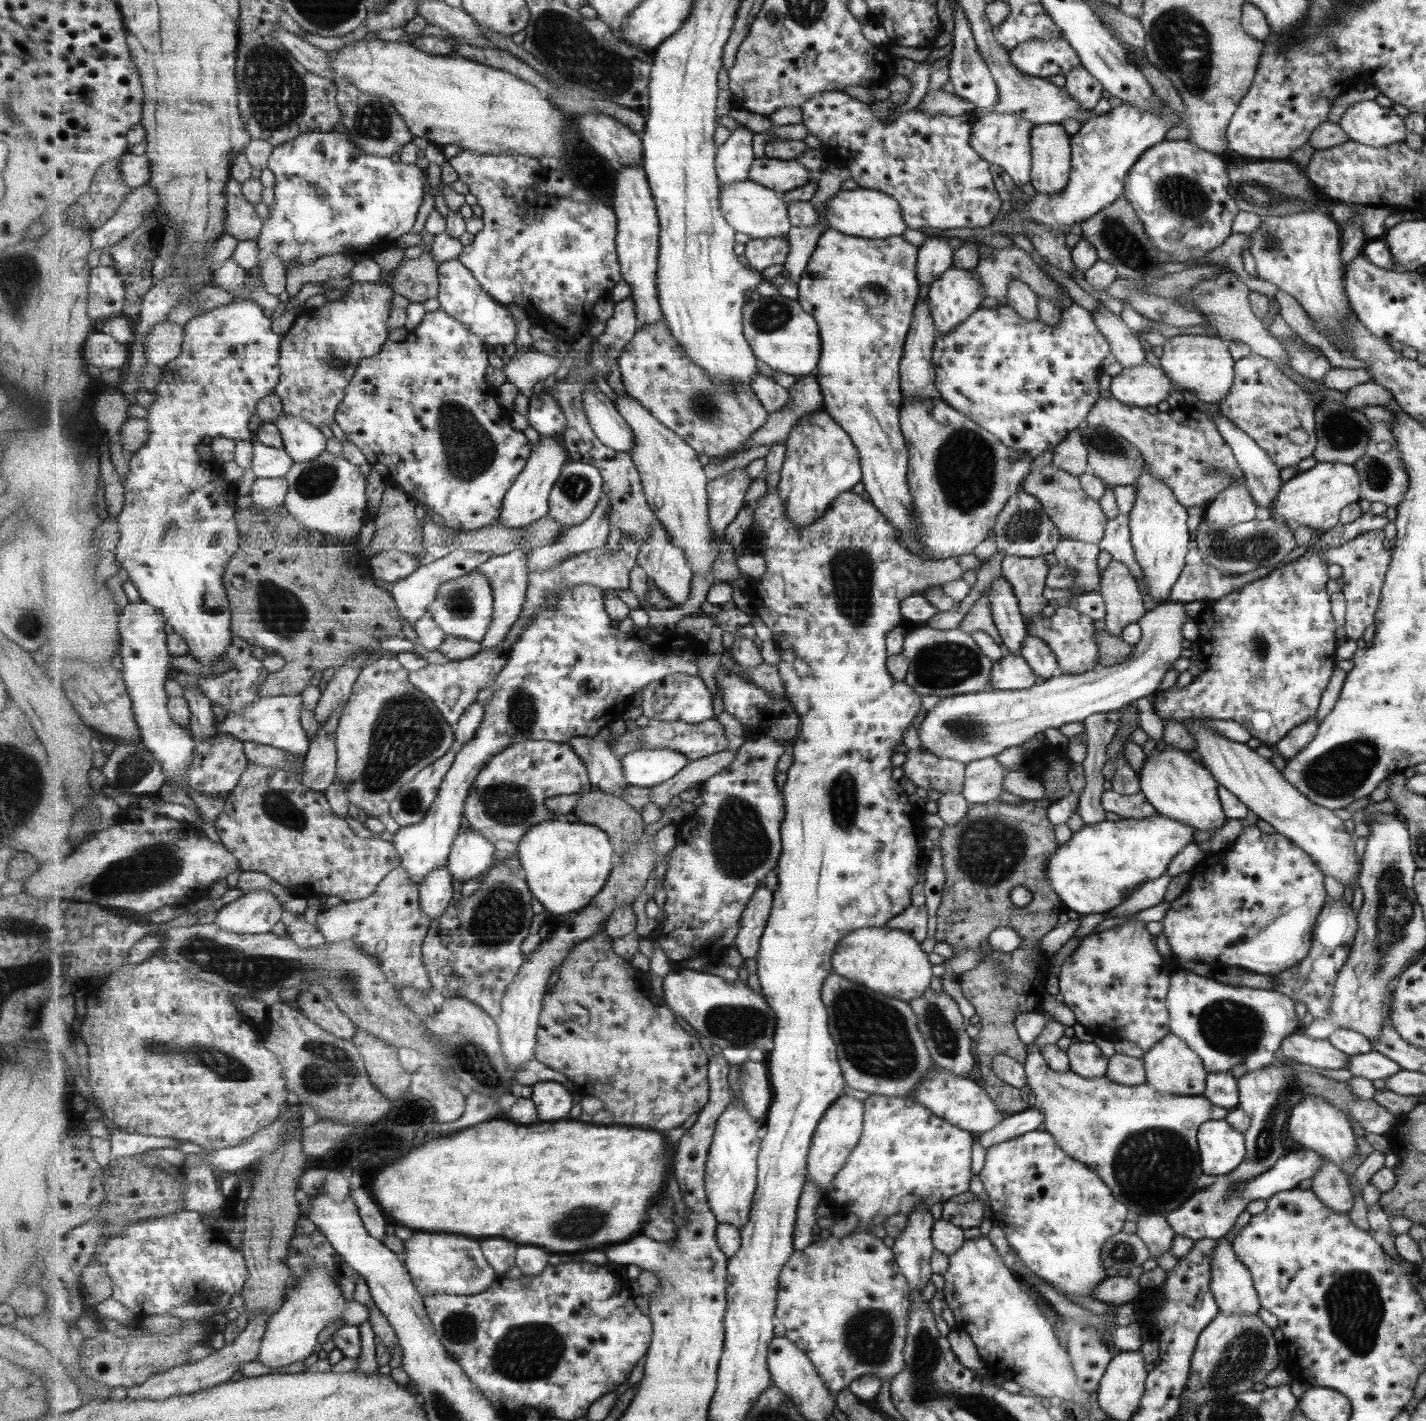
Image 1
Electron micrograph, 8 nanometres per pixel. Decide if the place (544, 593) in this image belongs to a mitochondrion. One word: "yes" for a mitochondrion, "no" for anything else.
no

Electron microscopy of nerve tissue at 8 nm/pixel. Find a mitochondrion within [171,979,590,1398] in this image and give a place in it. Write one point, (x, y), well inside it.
(527, 1352)

